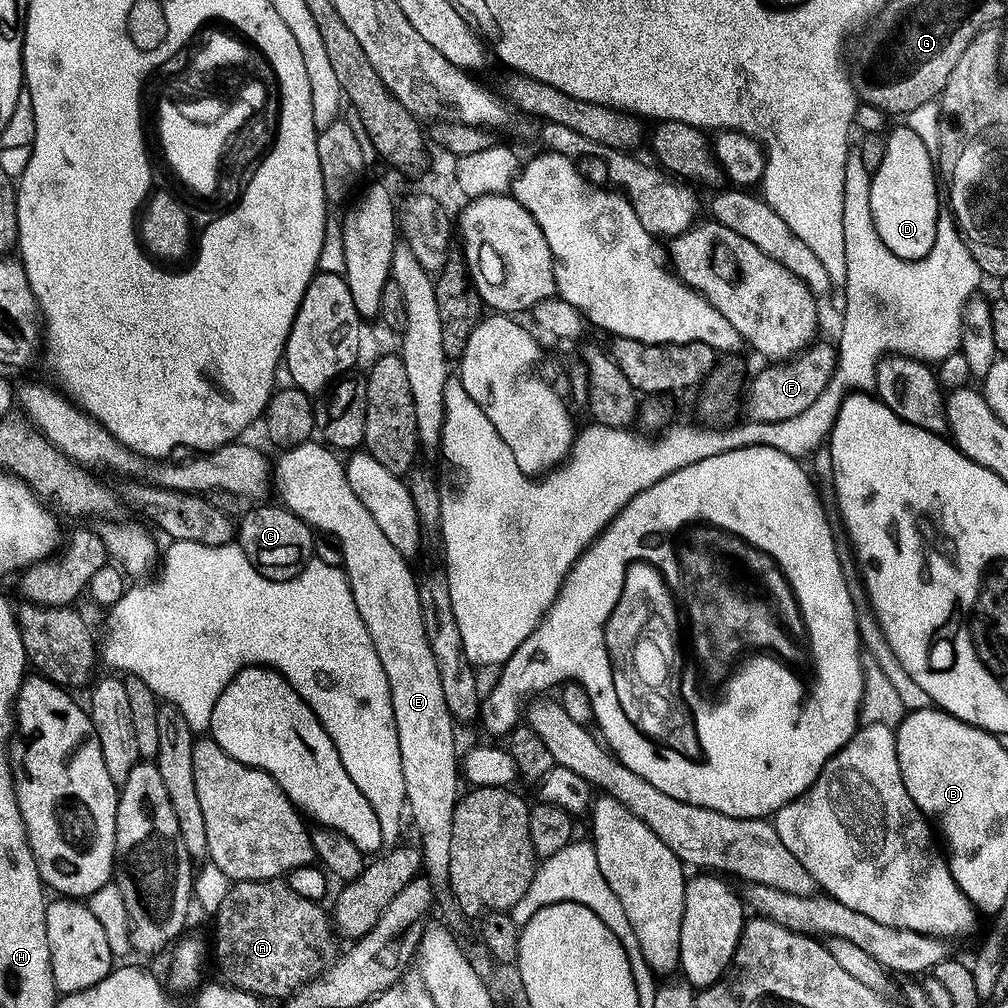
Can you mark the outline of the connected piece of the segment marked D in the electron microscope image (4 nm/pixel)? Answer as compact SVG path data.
M896 128L886 140L884 157L880 165L871 173L870 208L873 222L882 242L894 255L903 260L923 260L932 255L936 241L936 226L941 223L940 200L936 197L936 172L932 169L932 156L920 136L912 128Z

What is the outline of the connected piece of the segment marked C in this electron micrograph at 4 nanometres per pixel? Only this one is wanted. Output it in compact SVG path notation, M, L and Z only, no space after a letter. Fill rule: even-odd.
M264 508L261 512L248 512L240 520L238 543L246 558L269 580L286 580L297 576L313 559L313 529L294 513L280 508Z

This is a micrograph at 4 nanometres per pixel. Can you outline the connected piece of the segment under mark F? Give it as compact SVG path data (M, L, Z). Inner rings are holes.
M822 340L809 345L803 352L797 353L791 361L781 361L767 365L766 369L760 371L752 380L749 381L744 394L744 407L746 406L748 414L747 419L756 421L780 421L788 418L794 418L801 415L804 410L812 406L818 400L820 394L824 392L831 378L835 374L838 366L838 349L835 343L822 342Z

